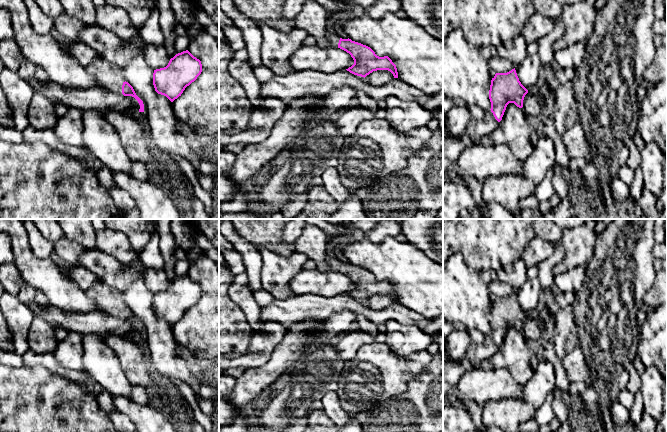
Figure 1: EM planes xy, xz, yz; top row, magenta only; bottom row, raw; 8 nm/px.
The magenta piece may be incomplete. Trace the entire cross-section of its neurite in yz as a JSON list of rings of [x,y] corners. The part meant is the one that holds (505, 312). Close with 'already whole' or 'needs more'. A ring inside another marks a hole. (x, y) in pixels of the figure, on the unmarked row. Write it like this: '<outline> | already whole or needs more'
[[[515,292],[507,297],[496,297],[491,304],[489,323],[491,333],[485,336],[484,342],[478,345],[472,342],[462,359],[454,359],[455,363],[469,361],[476,369],[484,360],[490,360],[502,344],[506,331],[514,327],[523,331],[523,324],[528,314],[521,308]]] | needs more

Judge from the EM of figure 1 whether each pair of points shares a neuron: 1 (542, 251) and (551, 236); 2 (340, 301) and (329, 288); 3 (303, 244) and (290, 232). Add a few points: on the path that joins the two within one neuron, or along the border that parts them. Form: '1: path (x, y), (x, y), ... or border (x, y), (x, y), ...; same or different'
1: border (536, 235), (547, 239), (552, 244); different
2: border (345, 293), (334, 296), (311, 295); different
3: border (303, 229), (294, 244); different

